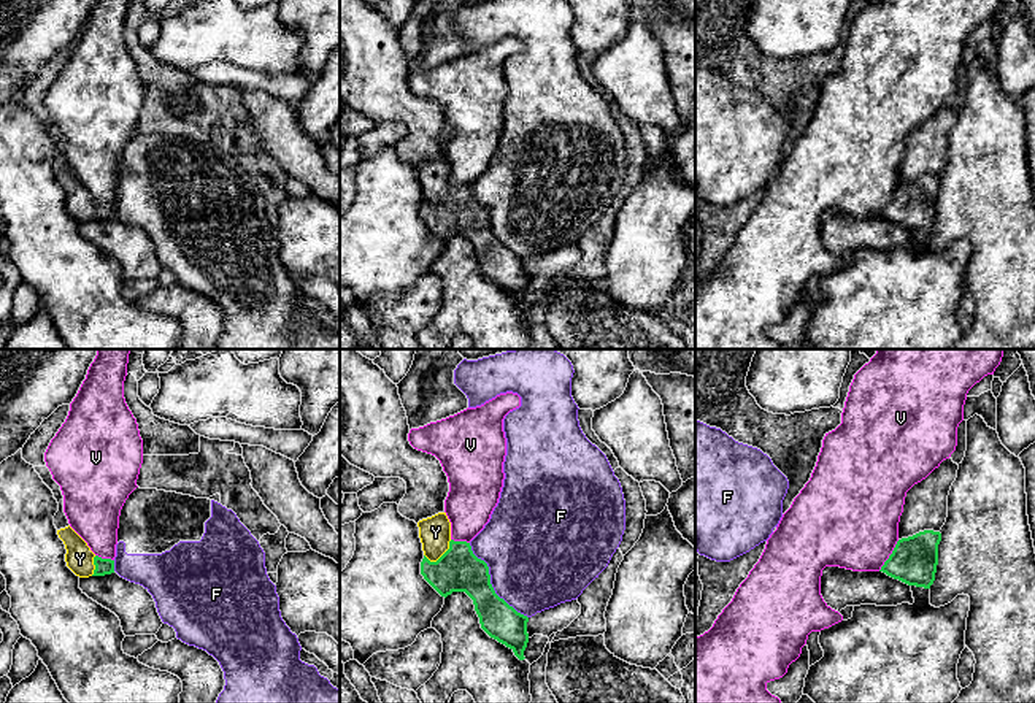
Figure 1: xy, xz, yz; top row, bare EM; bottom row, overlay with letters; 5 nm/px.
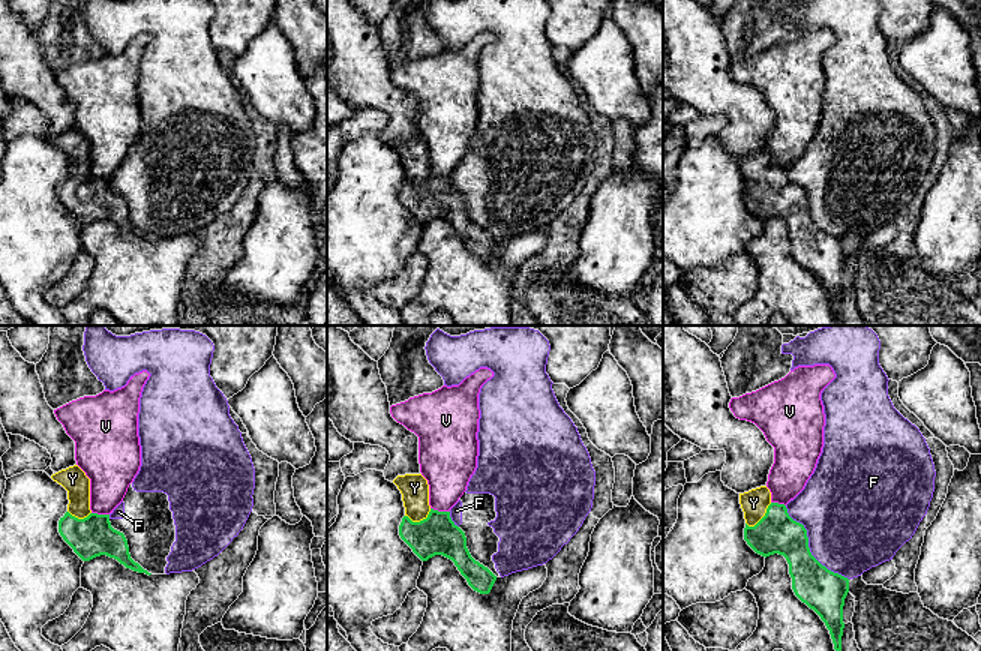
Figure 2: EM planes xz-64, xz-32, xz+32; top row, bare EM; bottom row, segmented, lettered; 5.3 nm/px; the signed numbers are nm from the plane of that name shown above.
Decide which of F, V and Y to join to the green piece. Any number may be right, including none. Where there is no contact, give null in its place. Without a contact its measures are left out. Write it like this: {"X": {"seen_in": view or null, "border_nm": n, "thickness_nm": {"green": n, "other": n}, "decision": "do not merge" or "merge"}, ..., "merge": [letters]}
{"F": {"seen_in": "xz", "border_nm": 480, "thickness_nm": {"green": 220, "other": 460}, "decision": "do not merge"}, "V": {"seen_in": "yz", "border_nm": 190, "thickness_nm": {"green": 240, "other": 460}, "decision": "do not merge"}, "Y": {"seen_in": "xz", "border_nm": 170, "thickness_nm": {"green": 220, "other": 160}, "decision": "merge"}, "merge": ["Y"]}

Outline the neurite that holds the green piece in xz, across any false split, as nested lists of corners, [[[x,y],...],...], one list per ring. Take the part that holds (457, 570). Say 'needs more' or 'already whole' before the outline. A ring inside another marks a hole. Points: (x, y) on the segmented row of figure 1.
needs more; [[[446,513],[422,519],[417,527],[424,579],[444,598],[452,592],[465,592],[473,600],[481,628],[524,660],[529,617],[495,594],[487,563],[473,554],[470,543],[451,538]]]

